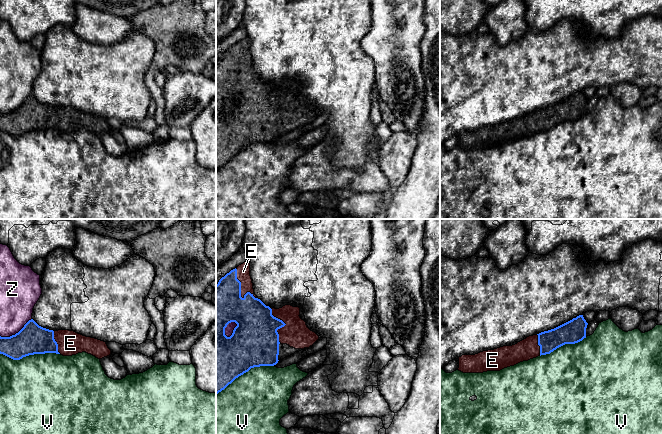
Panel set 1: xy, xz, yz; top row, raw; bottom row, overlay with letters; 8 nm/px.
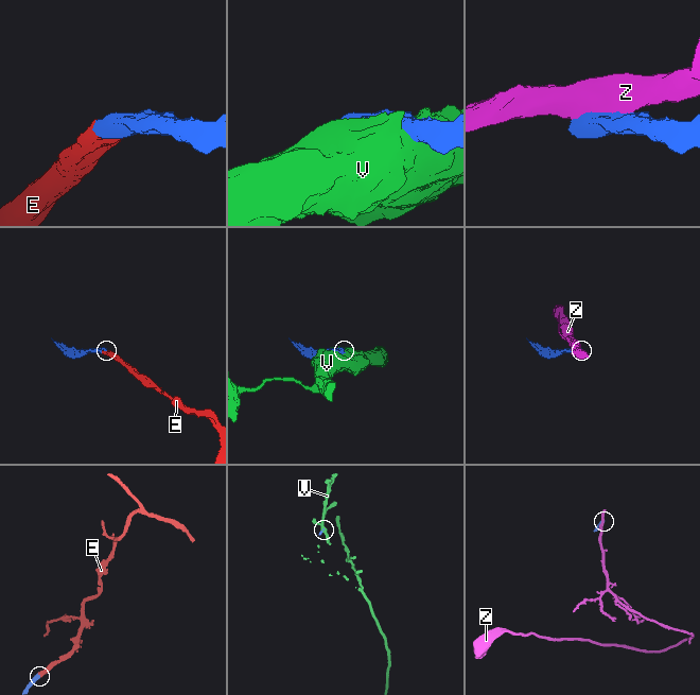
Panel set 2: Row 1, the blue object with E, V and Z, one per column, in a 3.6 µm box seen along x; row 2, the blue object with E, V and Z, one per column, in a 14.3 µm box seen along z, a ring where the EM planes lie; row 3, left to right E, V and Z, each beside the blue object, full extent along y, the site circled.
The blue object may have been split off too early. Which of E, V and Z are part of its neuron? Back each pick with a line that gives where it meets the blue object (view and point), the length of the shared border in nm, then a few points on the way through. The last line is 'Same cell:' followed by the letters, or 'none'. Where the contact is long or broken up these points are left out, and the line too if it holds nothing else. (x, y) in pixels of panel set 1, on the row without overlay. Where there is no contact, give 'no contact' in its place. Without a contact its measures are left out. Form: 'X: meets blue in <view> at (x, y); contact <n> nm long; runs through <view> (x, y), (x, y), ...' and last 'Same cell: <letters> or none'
E: meets blue in xz at (240, 66); contact 300 nm long
Same cell: E

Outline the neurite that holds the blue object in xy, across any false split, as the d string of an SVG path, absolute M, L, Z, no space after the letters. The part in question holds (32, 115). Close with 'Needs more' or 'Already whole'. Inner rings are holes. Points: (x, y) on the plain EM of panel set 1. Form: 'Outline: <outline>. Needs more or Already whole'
Outline: M33 95L10 113L0 112L0 130L13 136L34 130L56 129L72 132L86 128L98 135L110 132L106 118L69 106L53 107L39 102Z. Needs more

